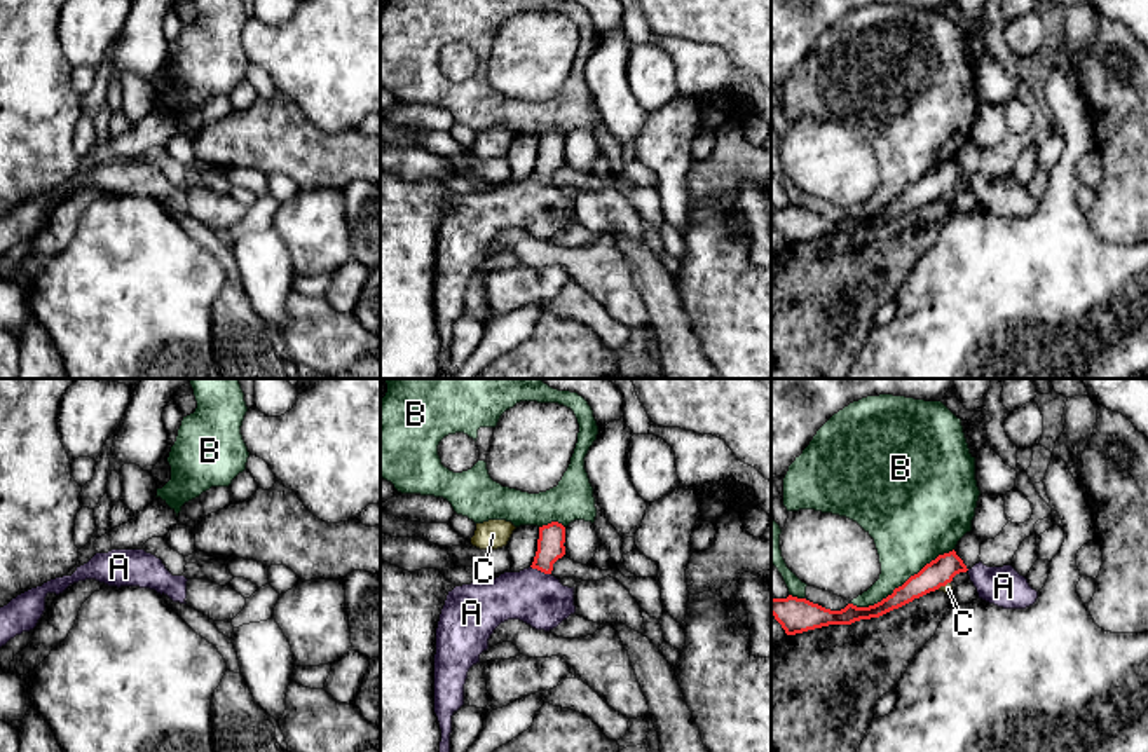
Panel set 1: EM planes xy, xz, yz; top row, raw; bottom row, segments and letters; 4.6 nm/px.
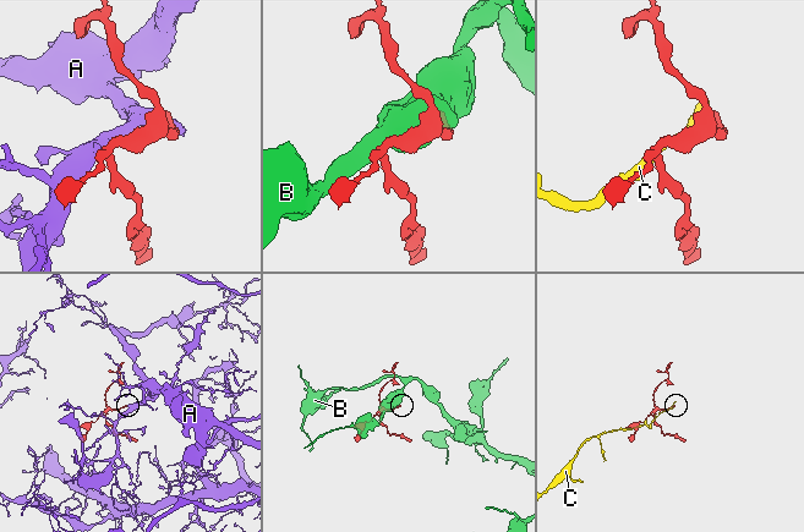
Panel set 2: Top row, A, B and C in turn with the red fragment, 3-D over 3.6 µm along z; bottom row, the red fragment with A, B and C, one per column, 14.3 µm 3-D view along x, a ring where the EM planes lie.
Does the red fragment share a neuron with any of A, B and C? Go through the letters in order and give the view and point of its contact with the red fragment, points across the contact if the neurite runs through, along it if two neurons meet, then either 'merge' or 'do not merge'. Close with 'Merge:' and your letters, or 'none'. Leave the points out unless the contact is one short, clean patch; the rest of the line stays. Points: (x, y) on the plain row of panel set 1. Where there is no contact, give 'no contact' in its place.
A: meets red in xz at (541, 180); runs through xz (550, 154), (541, 180), (541, 210); merge
B: meets red in yz at (902, 194); do not merge
C: meets red in yz at (942, 194); do not merge
Merge: A

